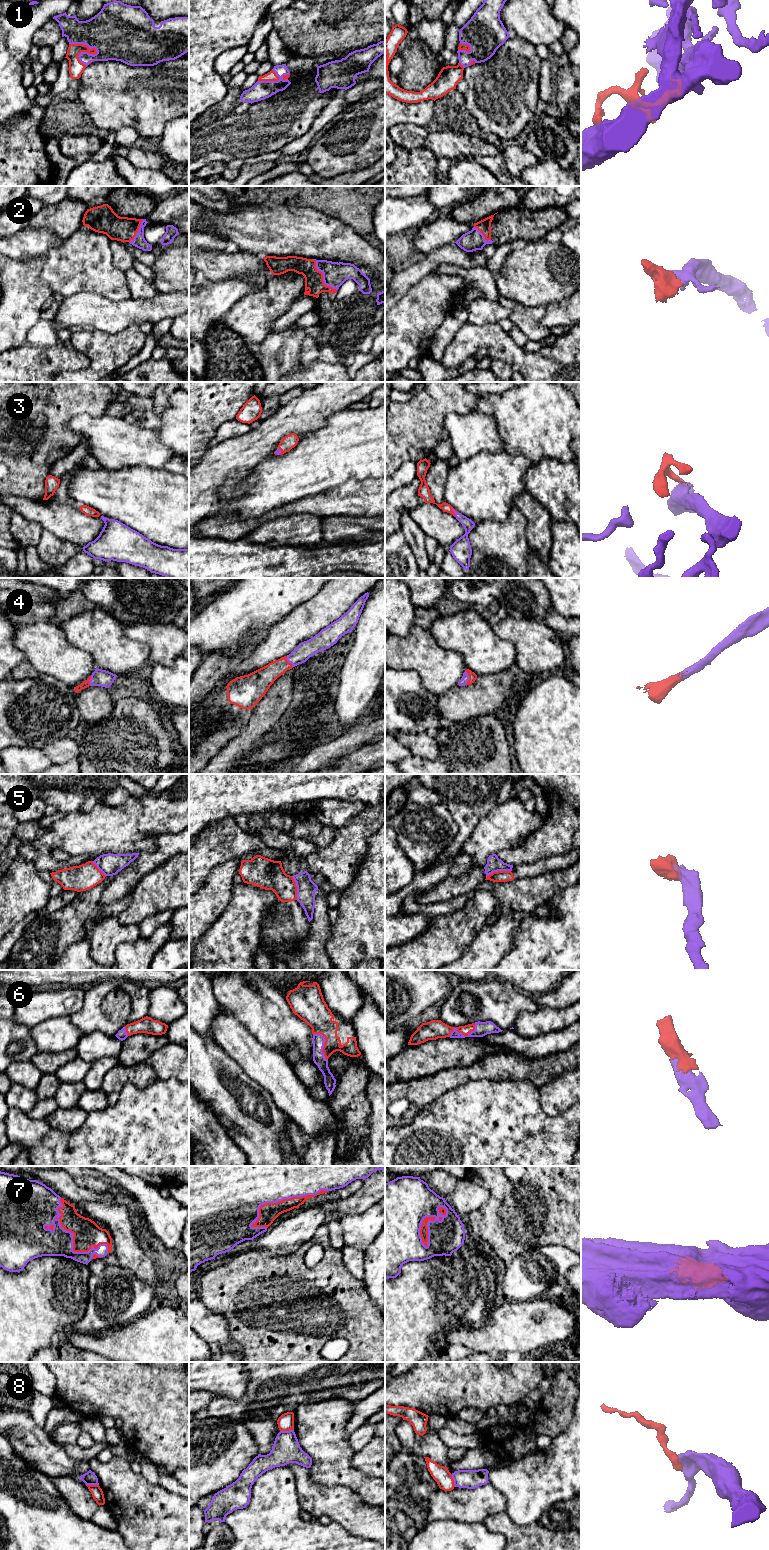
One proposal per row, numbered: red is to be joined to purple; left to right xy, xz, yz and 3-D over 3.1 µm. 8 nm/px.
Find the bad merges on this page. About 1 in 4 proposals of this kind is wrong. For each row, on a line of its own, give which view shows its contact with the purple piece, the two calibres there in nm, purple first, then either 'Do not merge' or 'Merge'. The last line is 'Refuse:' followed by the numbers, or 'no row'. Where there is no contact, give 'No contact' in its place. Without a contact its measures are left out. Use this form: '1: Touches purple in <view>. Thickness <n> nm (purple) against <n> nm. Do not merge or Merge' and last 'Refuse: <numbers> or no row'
1: Touches purple in xy. Thickness 380 nm (purple) against 120 nm. Merge
2: Touches purple in xz. Thickness 190 nm (purple) against 150 nm. Merge
3: Touches purple in yz. Thickness 90 nm (purple) against 80 nm. Merge
4: Touches purple in yz. Thickness 60 nm (purple) against 60 nm. Merge
5: Touches purple in yz. Thickness 120 nm (purple) against 100 nm. Do not merge
6: Touches purple in yz. Thickness 110 nm (purple) against 150 nm. Merge
7: Touches purple in xy. Thickness 220 nm (purple) against 220 nm. Merge
8: Touches purple in xy. Thickness 110 nm (purple) against 90 nm. Do not merge
Refuse: 5, 8

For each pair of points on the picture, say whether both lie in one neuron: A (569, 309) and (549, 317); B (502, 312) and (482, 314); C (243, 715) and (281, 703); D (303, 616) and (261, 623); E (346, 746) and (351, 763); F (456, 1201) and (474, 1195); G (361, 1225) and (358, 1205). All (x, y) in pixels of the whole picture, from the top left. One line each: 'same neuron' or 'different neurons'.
A: same neuron
B: same neuron
C: different neurons
D: different neurons
E: different neurons
F: same neuron
G: different neurons

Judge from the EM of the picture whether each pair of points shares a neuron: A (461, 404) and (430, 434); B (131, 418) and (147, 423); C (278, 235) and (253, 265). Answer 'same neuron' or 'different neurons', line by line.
A: same neuron
B: same neuron
C: different neurons

